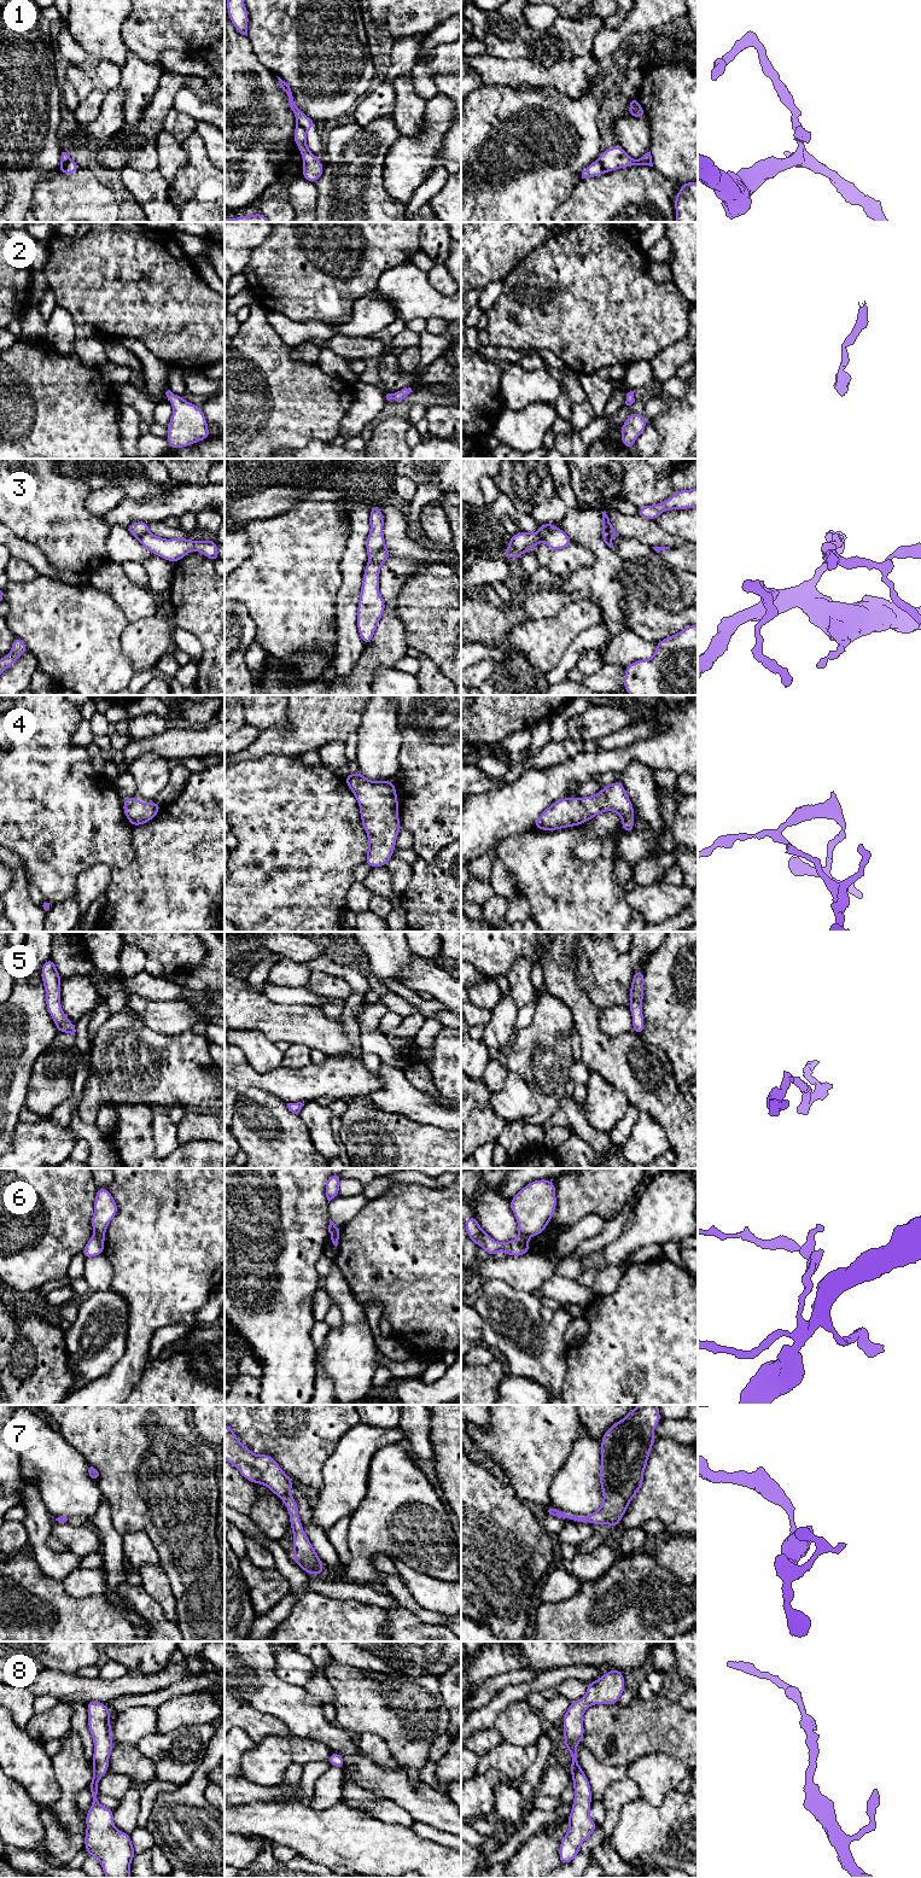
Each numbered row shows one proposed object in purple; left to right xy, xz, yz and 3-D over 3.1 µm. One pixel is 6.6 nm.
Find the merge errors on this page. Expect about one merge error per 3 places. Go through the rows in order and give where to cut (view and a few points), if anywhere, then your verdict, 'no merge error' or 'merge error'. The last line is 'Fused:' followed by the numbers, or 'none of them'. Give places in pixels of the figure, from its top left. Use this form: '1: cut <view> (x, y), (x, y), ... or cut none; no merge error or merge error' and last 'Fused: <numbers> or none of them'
1: cut yz (598, 159), (606, 171); merge error
2: cut none; no merge error
3: cut yz (558, 529), (549, 532), (542, 541); merge error
4: cut none; no merge error
5: cut none; no merge error
6: cut xy (94, 1231), (103, 1236); merge error
7: cut none; no merge error
8: cut none; no merge error
Fused: 1, 3, 6

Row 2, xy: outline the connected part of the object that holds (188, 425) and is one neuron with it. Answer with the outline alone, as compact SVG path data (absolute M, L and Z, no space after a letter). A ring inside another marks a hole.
M170 390L165 395L173 406L173 416L167 426L165 438L171 449L192 445L211 437L200 407L187 402Z

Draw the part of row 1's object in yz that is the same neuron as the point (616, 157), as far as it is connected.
M618 145L602 151L598 161L601 163L606 173L616 169L629 168L633 165L649 165L653 167L651 151L645 153L640 159L633 159Z

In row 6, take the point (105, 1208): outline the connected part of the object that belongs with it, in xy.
M98 1188L94 1200L94 1214L91 1224L95 1233L104 1236L110 1221L118 1212L118 1207L109 1189Z

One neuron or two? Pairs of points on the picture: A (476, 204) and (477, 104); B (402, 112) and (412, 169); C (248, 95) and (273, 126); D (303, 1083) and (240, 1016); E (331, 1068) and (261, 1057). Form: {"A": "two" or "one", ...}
{"A": "one", "B": "two", "C": "one", "D": "two", "E": "two"}

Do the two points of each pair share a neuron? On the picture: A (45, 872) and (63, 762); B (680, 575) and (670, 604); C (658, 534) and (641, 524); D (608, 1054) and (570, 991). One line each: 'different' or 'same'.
A: same
B: same
C: same
D: same

